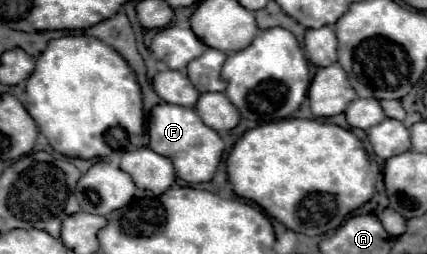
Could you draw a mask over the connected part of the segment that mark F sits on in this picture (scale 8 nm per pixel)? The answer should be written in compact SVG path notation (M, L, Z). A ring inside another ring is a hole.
M157 104L149 116L149 148L173 162L179 178L189 184L209 182L219 166L223 154L223 140L215 130L209 130L195 112L195 108L183 108L173 104Z

